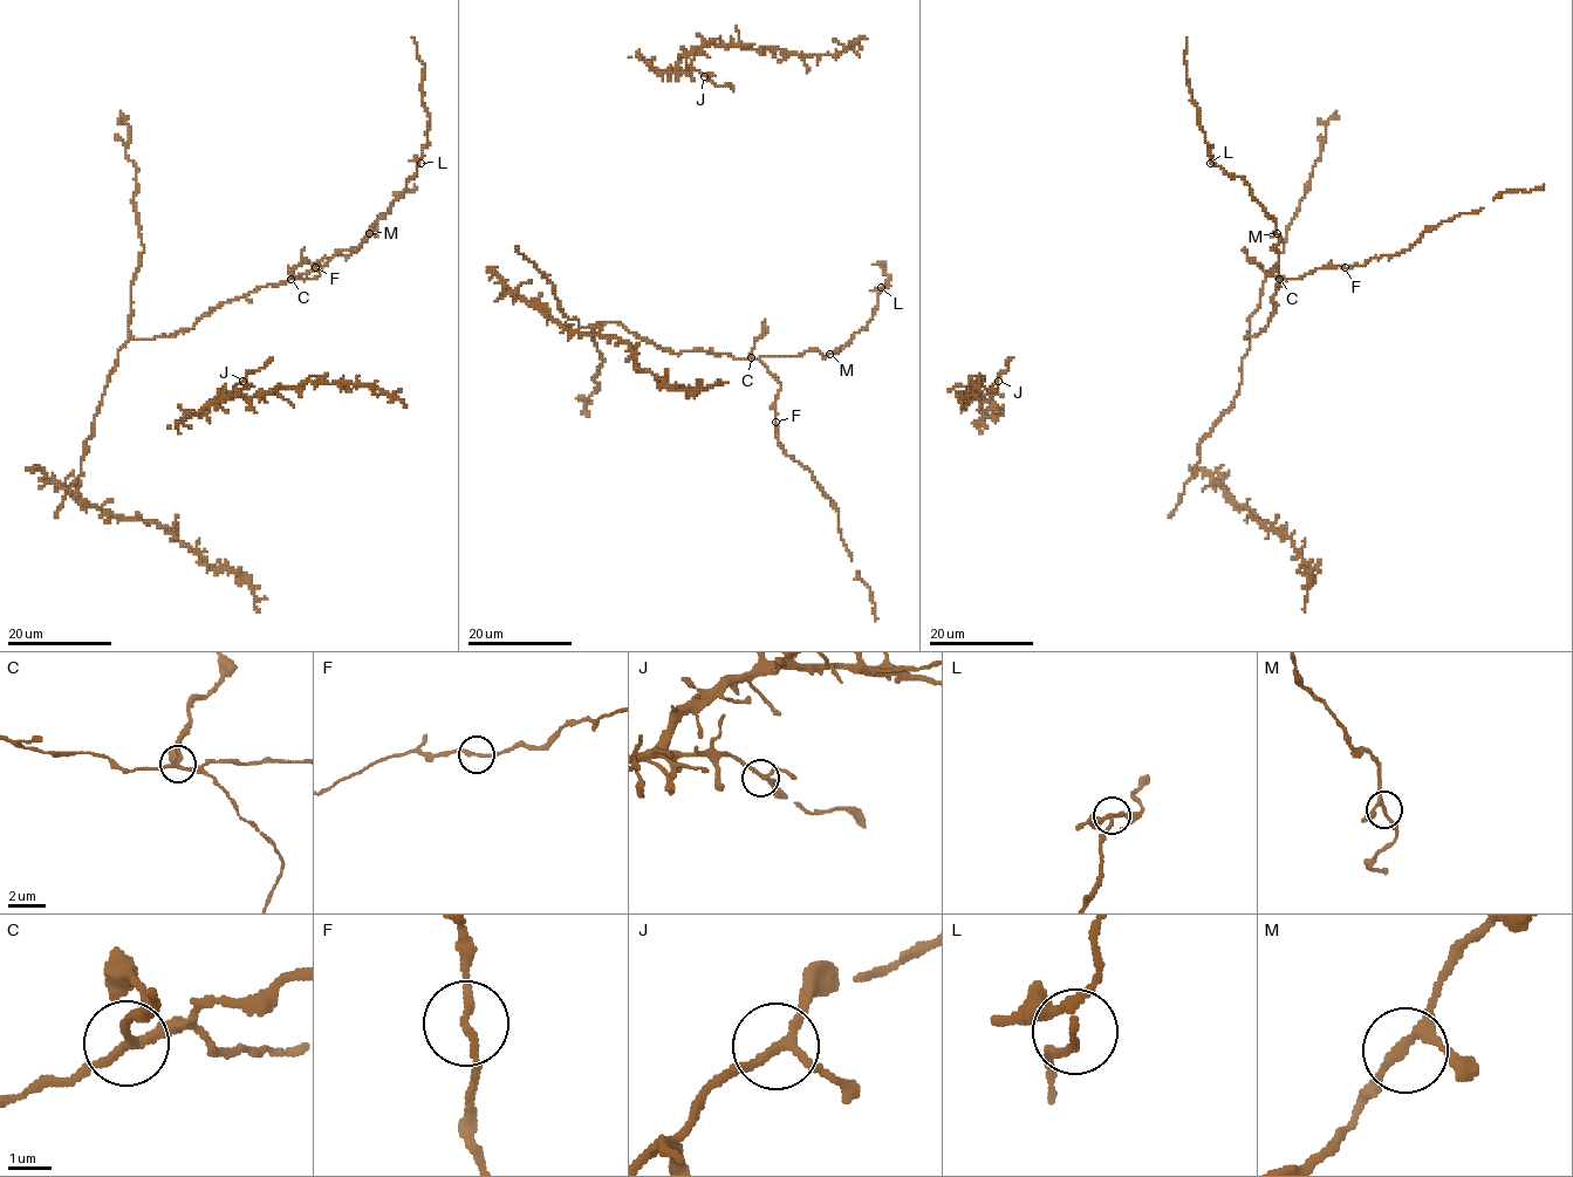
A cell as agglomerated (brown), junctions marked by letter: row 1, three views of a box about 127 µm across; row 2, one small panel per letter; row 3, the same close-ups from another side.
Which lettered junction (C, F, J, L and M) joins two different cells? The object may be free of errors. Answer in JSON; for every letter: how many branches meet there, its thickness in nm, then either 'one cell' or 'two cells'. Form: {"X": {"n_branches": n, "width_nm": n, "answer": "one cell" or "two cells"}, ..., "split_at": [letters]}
{"C": {"n_branches": 3, "width_nm": 180, "answer": "two cells"}, "F": {"n_branches": 2, "width_nm": 190, "answer": "one cell"}, "J": {"n_branches": 3, "width_nm": 190, "answer": "one cell"}, "L": {"n_branches": 3, "width_nm": 160, "answer": "one cell"}, "M": {"n_branches": 3, "width_nm": 190, "answer": "one cell"}, "split_at": ["C"]}

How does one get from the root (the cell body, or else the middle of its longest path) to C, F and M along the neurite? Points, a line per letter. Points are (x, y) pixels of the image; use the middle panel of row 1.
C: (578, 322), (581, 327), (594, 327), (616, 321), (641, 339), (674, 353), (706, 350), (738, 360), (751, 356)
F: (578, 322), (594, 327), (616, 321), (674, 353), (706, 350), (759, 360), (781, 384), (774, 403), (775, 422)
M: (578, 322), (616, 321), (674, 353), (706, 350), (738, 360), (811, 350), (829, 354)

